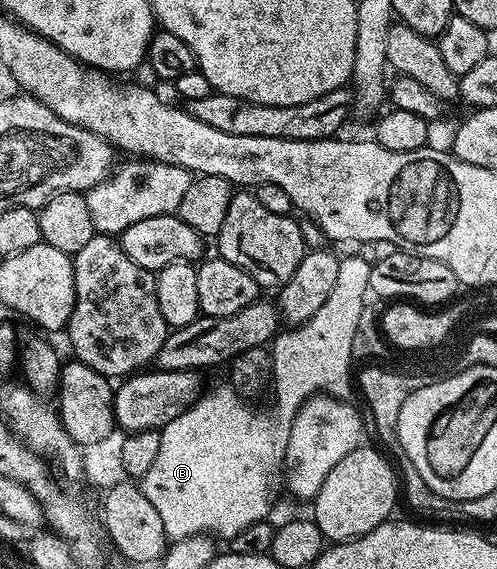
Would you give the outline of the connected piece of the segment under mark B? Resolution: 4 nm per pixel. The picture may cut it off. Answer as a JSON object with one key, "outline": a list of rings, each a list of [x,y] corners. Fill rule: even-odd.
{"outline":[[[352,255],[352,257],[347,258],[344,256],[339,262],[337,283],[333,283],[333,291],[329,291],[329,299],[325,303],[325,307],[321,307],[321,311],[317,311],[317,315],[313,315],[313,319],[309,319],[305,324],[288,328],[286,330],[288,333],[286,331],[280,332],[274,338],[269,352],[272,359],[270,380],[273,382],[273,385],[275,381],[275,398],[272,399],[271,406],[268,409],[250,409],[242,401],[244,398],[241,396],[240,390],[230,383],[224,383],[224,385],[213,386],[208,393],[206,390],[198,401],[194,401],[184,413],[177,415],[177,419],[170,421],[161,430],[161,448],[157,451],[157,460],[154,461],[153,467],[149,467],[149,471],[145,471],[145,475],[141,478],[141,488],[145,499],[149,499],[149,503],[153,503],[153,508],[157,510],[157,515],[161,515],[161,523],[165,523],[165,531],[171,541],[184,541],[186,537],[198,537],[200,535],[210,535],[215,539],[220,539],[219,537],[230,539],[236,537],[241,531],[245,531],[245,527],[264,520],[268,516],[267,512],[271,509],[271,488],[274,487],[275,481],[277,485],[277,474],[280,472],[283,464],[285,447],[289,443],[289,431],[293,427],[293,419],[297,415],[299,408],[307,402],[308,397],[330,395],[342,398],[344,395],[347,395],[343,393],[353,389],[353,383],[349,379],[349,359],[354,351],[353,335],[357,332],[364,292],[366,288],[371,287],[372,272],[373,266],[358,255]]]}

